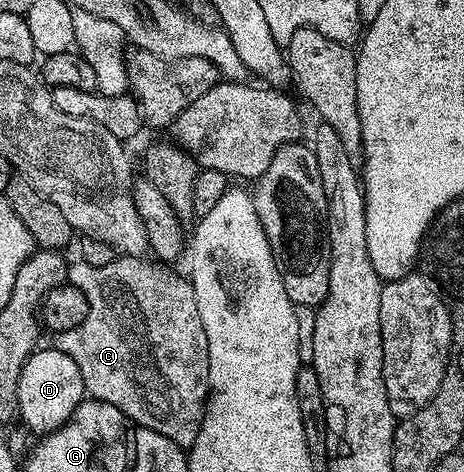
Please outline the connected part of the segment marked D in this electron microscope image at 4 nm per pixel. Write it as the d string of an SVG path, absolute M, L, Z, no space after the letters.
M38 349L28 357L20 373L18 386L18 415L38 437L49 435L51 431L66 424L70 414L82 404L86 395L86 386L80 377L80 369L76 369L76 361L72 361L68 353L49 350Z

